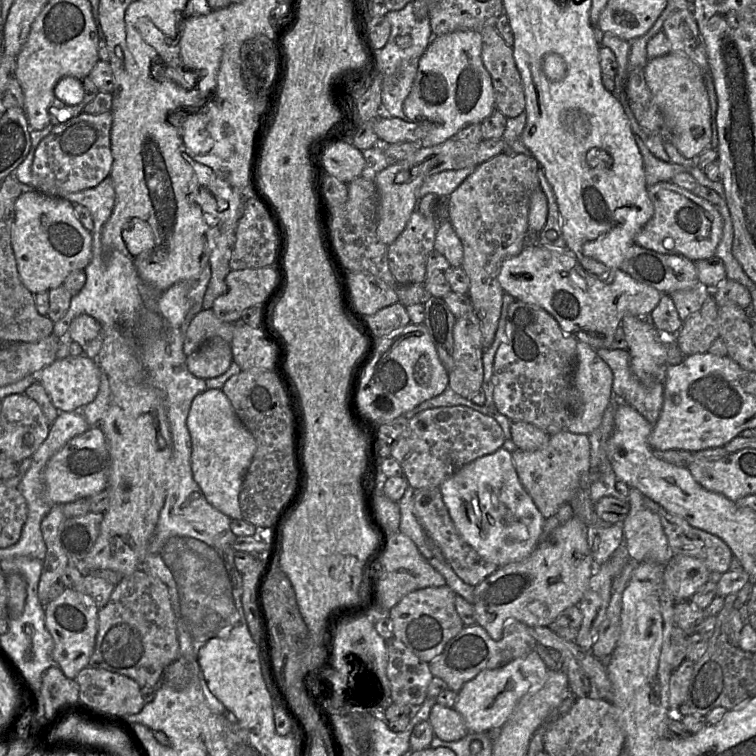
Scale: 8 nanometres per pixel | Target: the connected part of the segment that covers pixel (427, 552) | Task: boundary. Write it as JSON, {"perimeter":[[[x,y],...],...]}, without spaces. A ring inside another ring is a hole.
{"perimeter":[[[408,486],[403,497],[399,500],[401,521],[399,531],[407,535],[426,558],[437,558],[433,555],[433,541],[428,537],[417,517],[414,515],[414,489]]]}

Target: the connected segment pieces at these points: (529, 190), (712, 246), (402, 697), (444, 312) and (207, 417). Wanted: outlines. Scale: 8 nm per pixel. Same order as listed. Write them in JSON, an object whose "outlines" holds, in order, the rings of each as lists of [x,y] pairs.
{"outlines":[[[[501,153],[476,167],[463,183],[449,195],[449,220],[463,246],[462,268],[470,280],[469,297],[480,321],[483,352],[488,349],[498,327],[503,290],[498,276],[502,263],[521,253],[524,247],[540,245],[540,234],[529,229],[528,214],[532,194],[540,188],[538,161],[531,156],[517,154],[514,157]]],[[[671,181],[647,188],[654,213],[637,233],[634,243],[660,254],[679,254],[697,261],[715,254],[721,240],[723,221],[716,206]]],[[[397,638],[385,640],[391,701],[418,708],[427,698],[427,688],[434,677],[429,663],[422,661]]],[[[430,296],[424,303],[424,325],[435,344],[438,356],[450,372],[454,367],[454,335],[456,317],[453,315],[443,298]]],[[[207,389],[194,398],[186,425],[191,437],[193,478],[207,502],[232,520],[243,519],[239,496],[256,451],[254,436],[239,420],[221,389]]]]}

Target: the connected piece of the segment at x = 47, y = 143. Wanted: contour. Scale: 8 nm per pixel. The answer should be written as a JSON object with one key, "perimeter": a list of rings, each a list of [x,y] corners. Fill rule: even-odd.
{"perimeter":[[[110,111],[93,115],[86,112],[53,129],[38,144],[31,166],[31,186],[35,191],[52,197],[65,198],[70,193],[96,187],[110,175],[113,156],[111,152]]]}

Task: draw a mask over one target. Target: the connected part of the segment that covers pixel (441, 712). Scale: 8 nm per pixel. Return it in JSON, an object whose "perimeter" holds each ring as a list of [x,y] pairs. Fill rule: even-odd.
{"perimeter":[[[437,703],[431,708],[429,719],[434,736],[446,741],[458,741],[468,734],[463,718],[454,708]]]}

